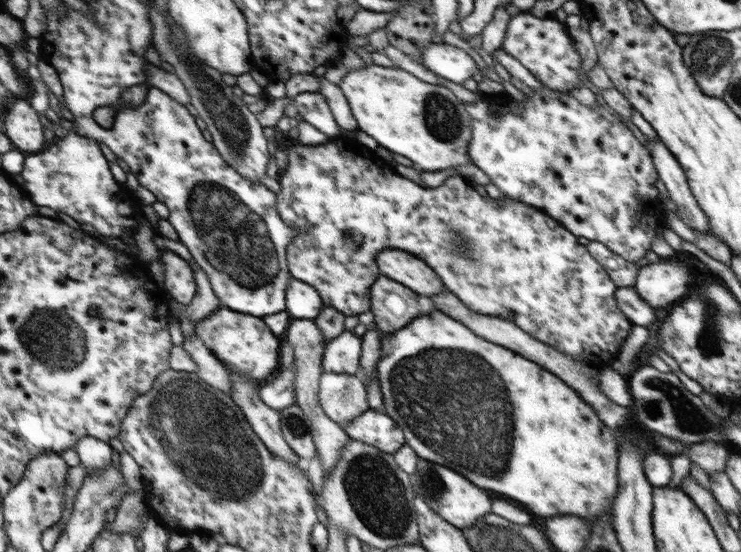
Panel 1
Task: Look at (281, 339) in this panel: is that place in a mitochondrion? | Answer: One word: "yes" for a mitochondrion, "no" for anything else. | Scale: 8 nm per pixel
no

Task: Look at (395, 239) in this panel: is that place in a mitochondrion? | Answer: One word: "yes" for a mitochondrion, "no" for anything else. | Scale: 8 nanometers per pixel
no

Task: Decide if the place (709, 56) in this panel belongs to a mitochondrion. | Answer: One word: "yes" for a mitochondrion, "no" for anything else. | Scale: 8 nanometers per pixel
yes

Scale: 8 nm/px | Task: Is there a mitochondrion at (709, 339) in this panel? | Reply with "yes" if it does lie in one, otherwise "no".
yes

